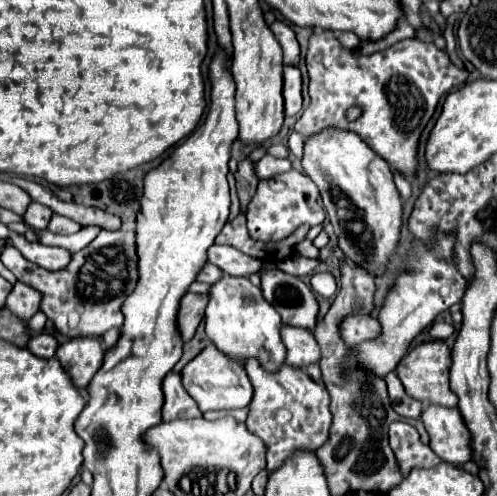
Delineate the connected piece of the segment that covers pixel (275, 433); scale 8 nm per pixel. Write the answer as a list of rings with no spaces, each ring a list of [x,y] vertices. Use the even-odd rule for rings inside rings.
[[[247,358],[243,368],[249,374],[249,380],[255,388],[253,400],[249,404],[249,416],[245,426],[251,434],[259,436],[267,448],[267,470],[273,472],[279,468],[285,458],[289,458],[295,450],[311,450],[315,452],[327,438],[331,426],[331,412],[329,412],[329,394],[323,384],[317,384],[309,378],[303,368],[291,368],[289,364],[279,366],[275,372],[267,372],[259,360]],[[279,410],[289,412],[289,420],[279,424]]]

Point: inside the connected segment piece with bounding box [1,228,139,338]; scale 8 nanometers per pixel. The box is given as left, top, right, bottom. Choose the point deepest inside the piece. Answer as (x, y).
(84, 299)

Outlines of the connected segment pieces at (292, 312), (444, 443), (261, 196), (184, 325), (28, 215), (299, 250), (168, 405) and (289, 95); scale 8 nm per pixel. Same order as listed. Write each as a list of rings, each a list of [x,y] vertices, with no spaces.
[[[275,268],[261,272],[263,298],[279,312],[283,324],[313,330],[317,322],[319,304],[311,288],[297,276],[285,274]]]
[[[429,404],[423,408],[421,420],[429,434],[429,446],[441,460],[449,464],[471,460],[471,436],[457,408]]]
[[[301,172],[277,174],[269,180],[261,180],[257,194],[253,196],[247,210],[247,230],[255,240],[283,240],[301,224],[323,224],[325,212],[319,200],[319,190],[309,176]]]
[[[187,292],[179,304],[179,334],[183,342],[189,342],[205,316],[207,296],[205,294],[191,294]]]
[[[31,202],[27,206],[27,212],[23,214],[23,220],[19,222],[19,226],[23,228],[21,234],[25,234],[27,230],[45,230],[49,220],[51,220],[51,210],[43,204],[37,204],[37,202]]]
[[[303,240],[303,242],[295,244],[293,254],[295,254],[295,256],[305,256],[305,258],[317,258],[317,256],[319,256],[319,250],[313,246],[311,240]]]
[[[169,372],[163,382],[165,404],[163,404],[163,422],[171,422],[175,418],[201,418],[201,410],[195,400],[185,392],[181,384],[179,372]]]
[[[283,66],[283,100],[285,116],[295,116],[301,110],[301,72],[297,66]]]

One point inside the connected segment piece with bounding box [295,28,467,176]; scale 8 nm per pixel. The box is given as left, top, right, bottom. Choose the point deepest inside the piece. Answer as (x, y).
(397, 89)

